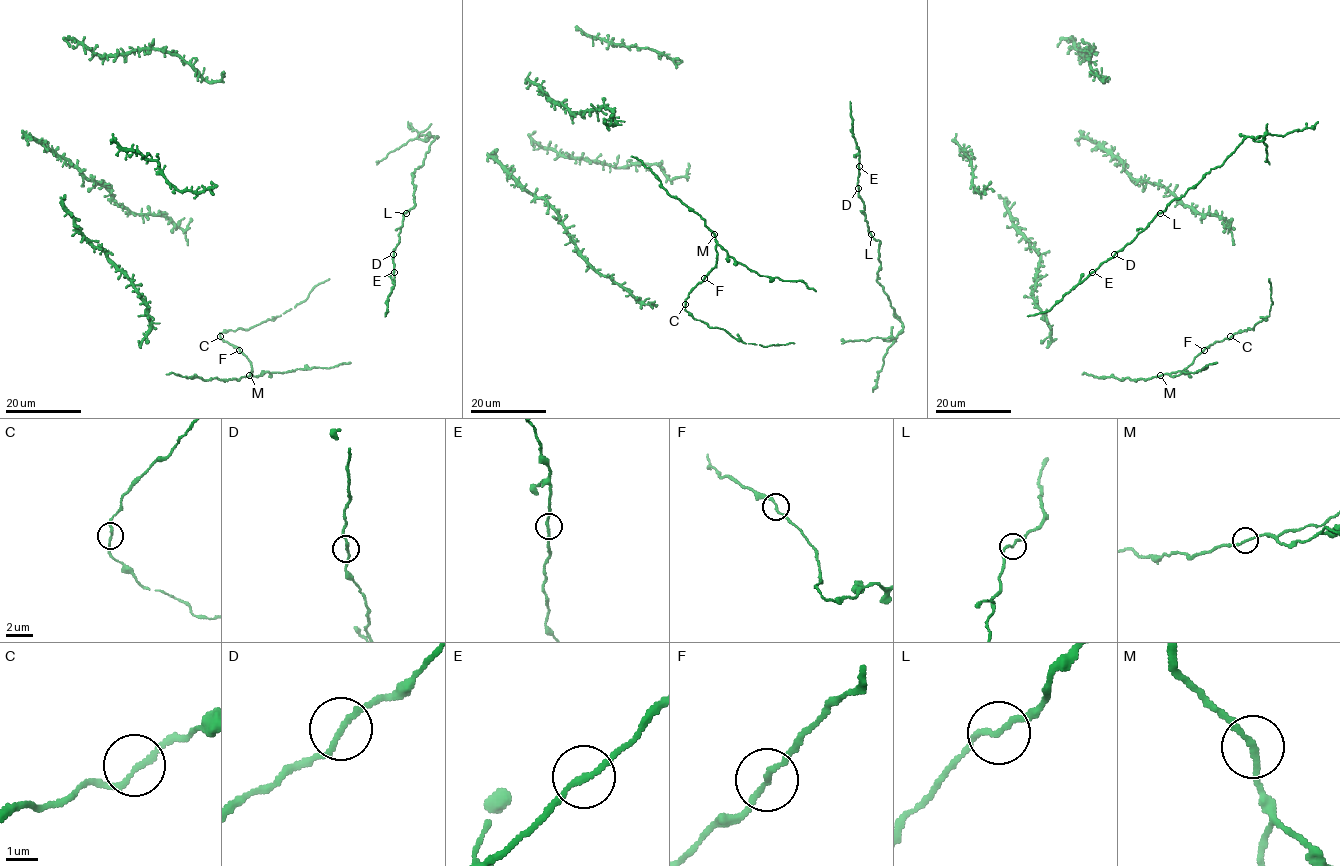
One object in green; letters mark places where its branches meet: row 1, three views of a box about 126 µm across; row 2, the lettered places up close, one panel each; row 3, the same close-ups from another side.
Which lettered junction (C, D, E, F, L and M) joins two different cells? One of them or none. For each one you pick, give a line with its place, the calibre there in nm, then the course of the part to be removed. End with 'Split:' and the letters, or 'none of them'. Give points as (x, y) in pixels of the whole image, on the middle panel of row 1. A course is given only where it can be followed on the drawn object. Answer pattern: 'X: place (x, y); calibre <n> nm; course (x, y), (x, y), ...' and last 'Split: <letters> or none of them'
L: place (871, 234); calibre 180 nm; course (871, 234), (880, 241), (881, 267), (876, 280), (888, 297), (902, 328), (895, 337), (841, 343)
Split: L

